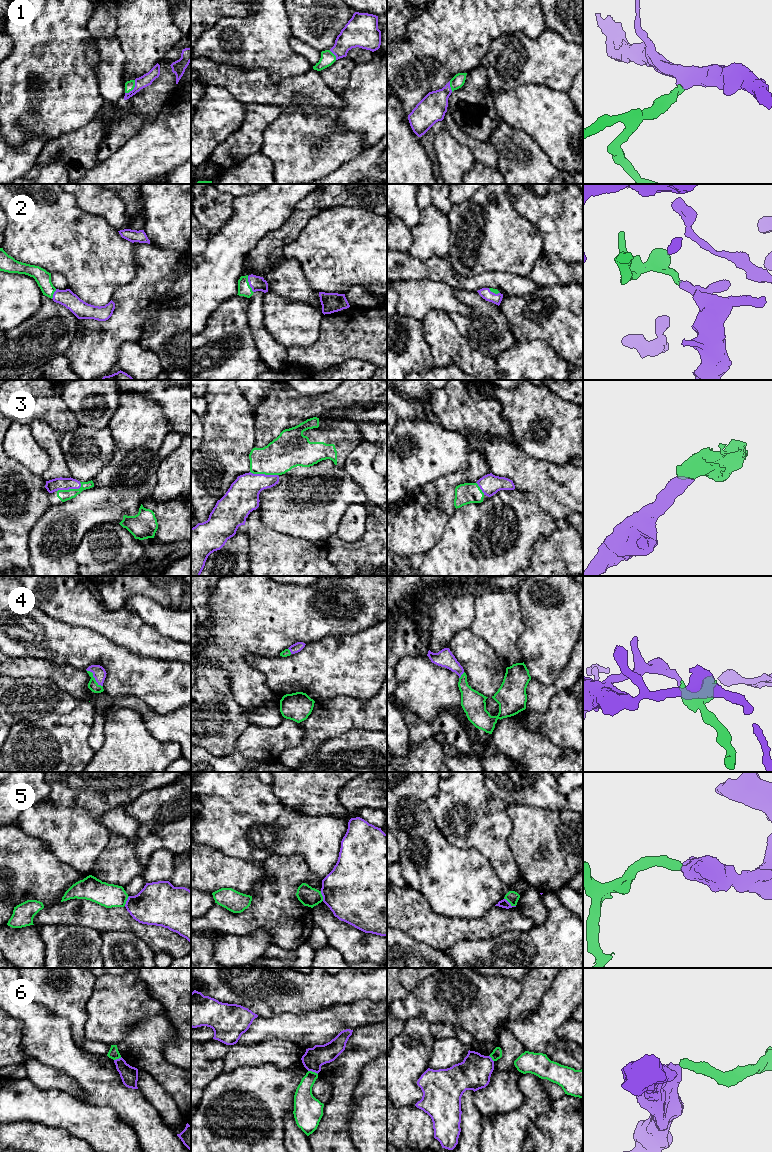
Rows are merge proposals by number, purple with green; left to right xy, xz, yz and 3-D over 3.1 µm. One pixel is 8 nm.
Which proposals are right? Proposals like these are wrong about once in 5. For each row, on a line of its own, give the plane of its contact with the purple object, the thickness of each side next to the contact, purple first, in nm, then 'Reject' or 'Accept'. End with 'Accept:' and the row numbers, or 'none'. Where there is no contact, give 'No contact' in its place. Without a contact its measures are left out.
1: Touches purple in xy. Thickness 90 nm (purple) against 80 nm. Accept
2: Touches purple in xz. Thickness 120 nm (purple) against 110 nm. Accept
3: Touches purple in xy. Thickness 100 nm (purple) against 90 nm. Accept
4: Touches purple in xy. Thickness 110 nm (purple) against 80 nm. Accept
5: Touches purple in yz. Thickness 70 nm (purple) against 100 nm. Reject
6: Touches purple in xz. Thickness 170 nm (purple) against 160 nm. Reject
Accept: 1, 2, 3, 4

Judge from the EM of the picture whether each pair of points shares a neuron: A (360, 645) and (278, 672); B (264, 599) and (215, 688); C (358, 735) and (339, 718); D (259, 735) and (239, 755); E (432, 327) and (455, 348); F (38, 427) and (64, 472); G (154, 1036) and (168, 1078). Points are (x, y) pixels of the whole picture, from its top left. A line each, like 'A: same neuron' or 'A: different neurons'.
A: same neuron
B: different neurons
C: different neurons
D: same neuron
E: same neuron
F: same neuron
G: same neuron

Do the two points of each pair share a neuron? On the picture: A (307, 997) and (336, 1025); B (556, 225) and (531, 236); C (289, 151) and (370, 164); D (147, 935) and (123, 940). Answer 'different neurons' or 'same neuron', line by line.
A: different neurons
B: different neurons
C: different neurons
D: different neurons

